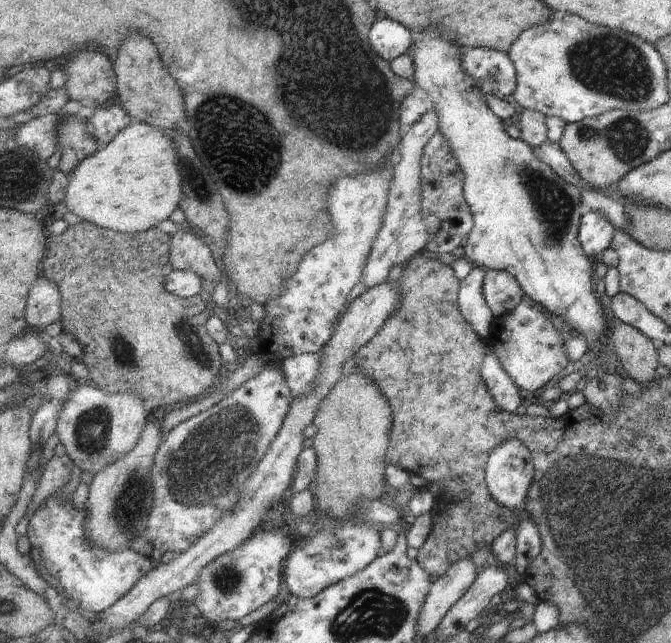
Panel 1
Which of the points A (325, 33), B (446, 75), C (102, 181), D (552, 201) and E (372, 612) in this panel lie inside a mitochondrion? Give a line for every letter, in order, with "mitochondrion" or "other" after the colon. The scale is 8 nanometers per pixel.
A: mitochondrion
B: other
C: other
D: mitochondrion
E: mitochondrion

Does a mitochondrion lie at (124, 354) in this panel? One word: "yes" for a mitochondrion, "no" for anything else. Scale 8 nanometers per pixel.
yes

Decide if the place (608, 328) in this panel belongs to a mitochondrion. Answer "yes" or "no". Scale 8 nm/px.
no

